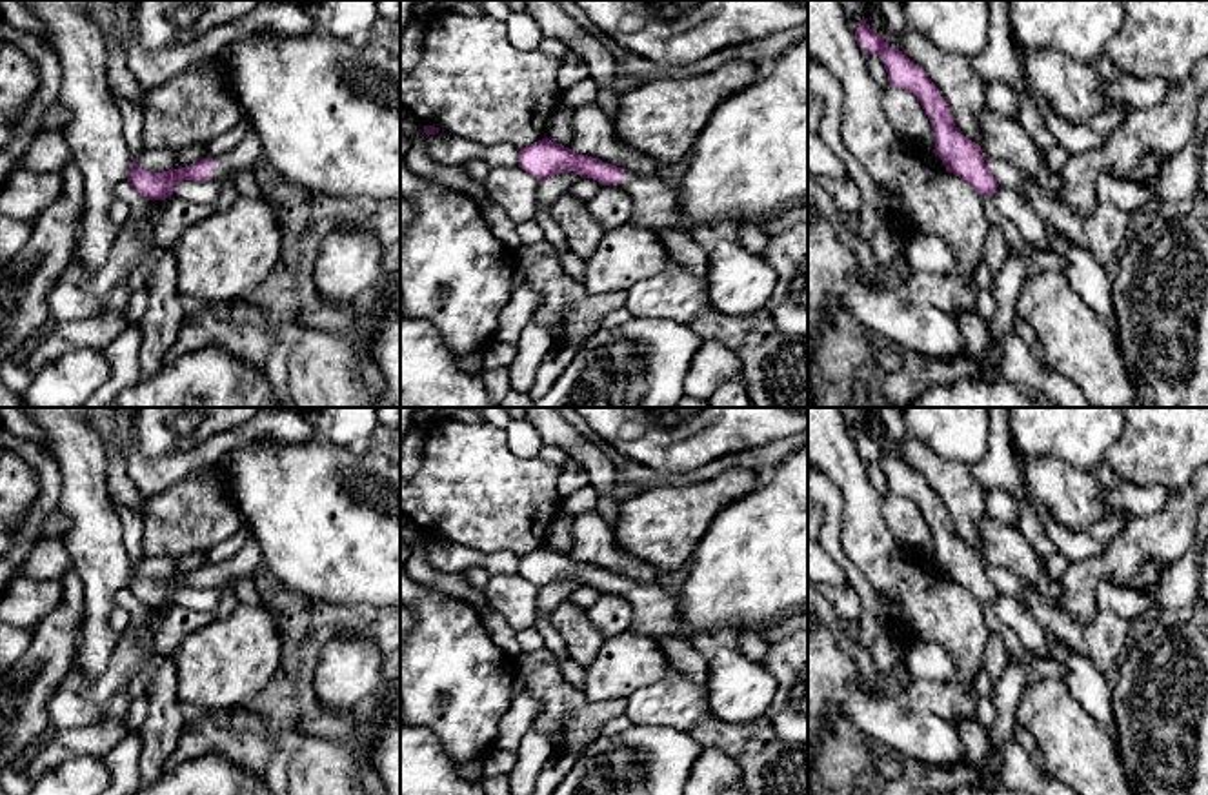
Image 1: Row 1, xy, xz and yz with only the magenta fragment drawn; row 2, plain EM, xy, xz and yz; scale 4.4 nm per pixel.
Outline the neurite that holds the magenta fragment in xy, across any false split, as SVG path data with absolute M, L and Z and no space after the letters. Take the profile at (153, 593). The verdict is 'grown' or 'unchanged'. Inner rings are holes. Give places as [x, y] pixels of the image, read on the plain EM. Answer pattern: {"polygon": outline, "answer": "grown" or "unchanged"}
{"polygon": "M249 537L235 557L189 571L178 579L173 575L162 580L144 579L135 571L135 566L131 566L127 589L146 608L166 608L182 588L216 588L224 591L224 588L237 579L255 579L260 562L260 546L255 537Z", "answer": "grown"}

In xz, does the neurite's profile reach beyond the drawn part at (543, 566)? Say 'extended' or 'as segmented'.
extended

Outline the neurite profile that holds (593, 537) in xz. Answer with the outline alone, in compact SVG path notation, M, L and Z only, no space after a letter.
M586 511L573 520L571 559L639 582L659 582L659 569L631 557L615 544L615 528L597 511Z

